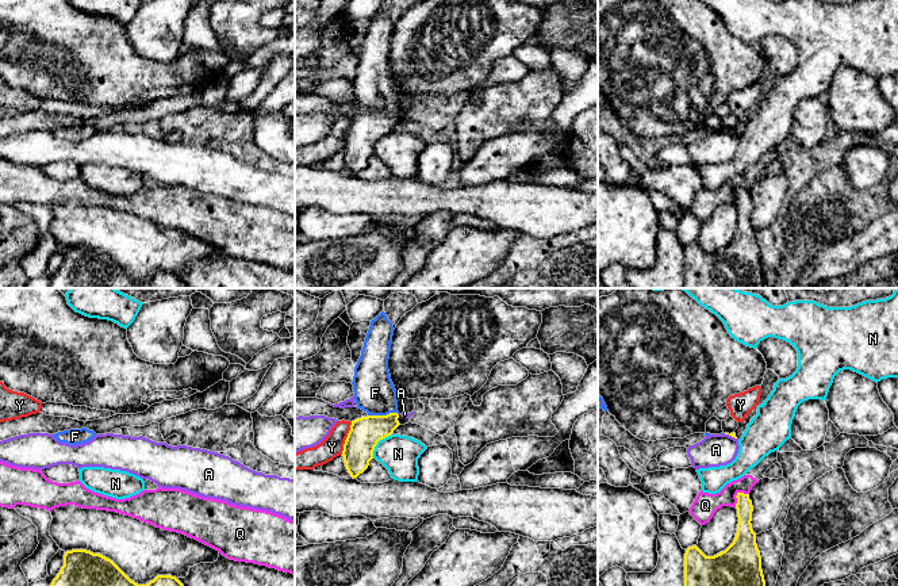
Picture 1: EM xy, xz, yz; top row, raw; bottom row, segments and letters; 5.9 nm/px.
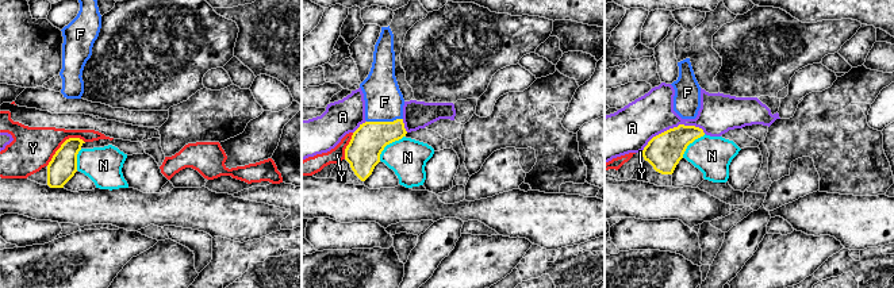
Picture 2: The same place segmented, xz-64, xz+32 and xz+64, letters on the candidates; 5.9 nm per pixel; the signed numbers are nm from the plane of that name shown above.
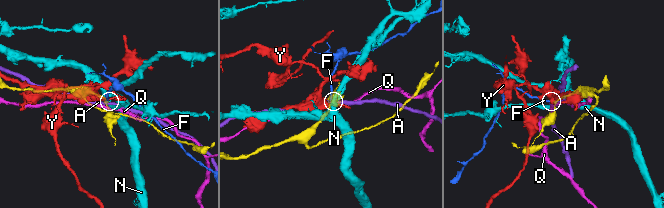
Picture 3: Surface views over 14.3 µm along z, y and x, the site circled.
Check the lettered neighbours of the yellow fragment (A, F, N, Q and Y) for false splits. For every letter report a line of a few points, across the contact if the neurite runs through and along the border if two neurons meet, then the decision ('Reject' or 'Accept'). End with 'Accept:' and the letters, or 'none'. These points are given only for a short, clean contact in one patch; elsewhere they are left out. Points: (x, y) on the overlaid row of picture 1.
A: Line: yz (724, 433), (736, 439). Reject
F: Line: xz (365, 432), (383, 416), (382, 403), (375, 393). Accept
N: Reject
Q: Line: yz (748, 493), (739, 493), (735, 506). Reject
Y: Line: xz (352, 422), (341, 454). Reject
Accept: F

